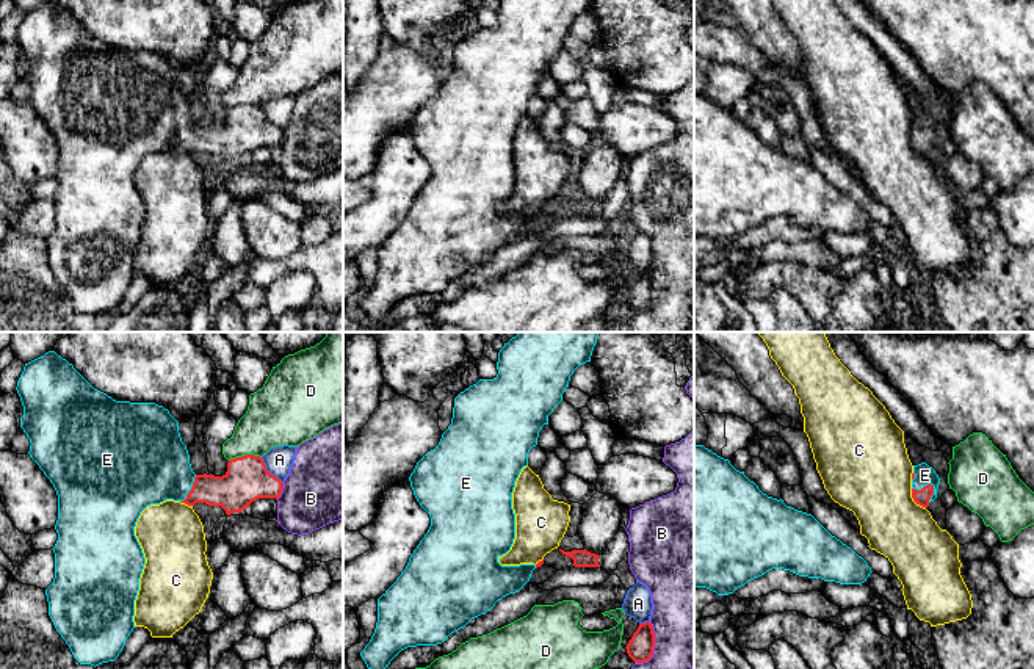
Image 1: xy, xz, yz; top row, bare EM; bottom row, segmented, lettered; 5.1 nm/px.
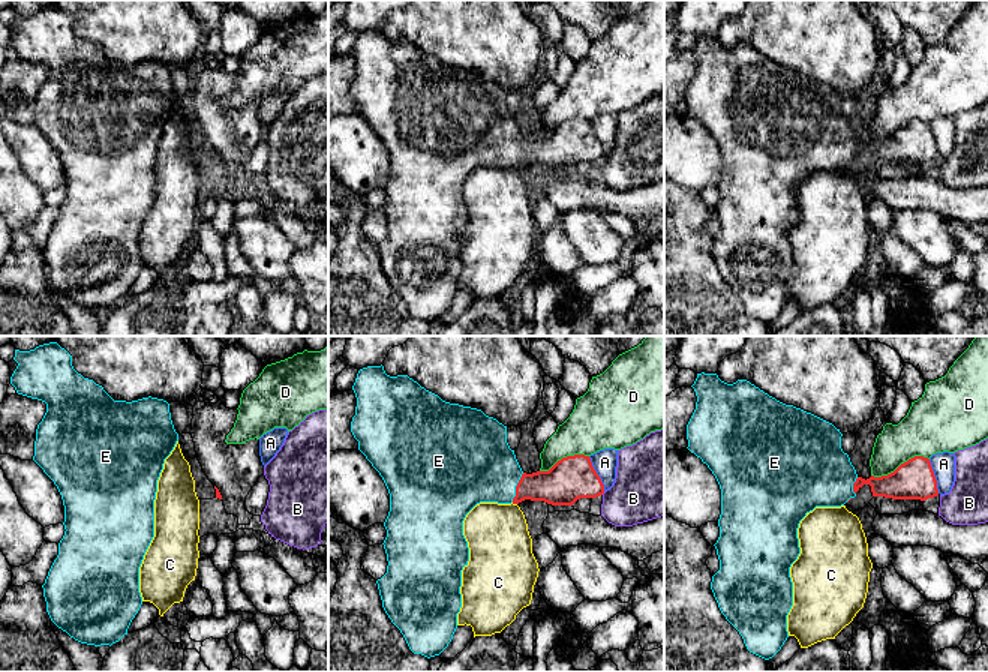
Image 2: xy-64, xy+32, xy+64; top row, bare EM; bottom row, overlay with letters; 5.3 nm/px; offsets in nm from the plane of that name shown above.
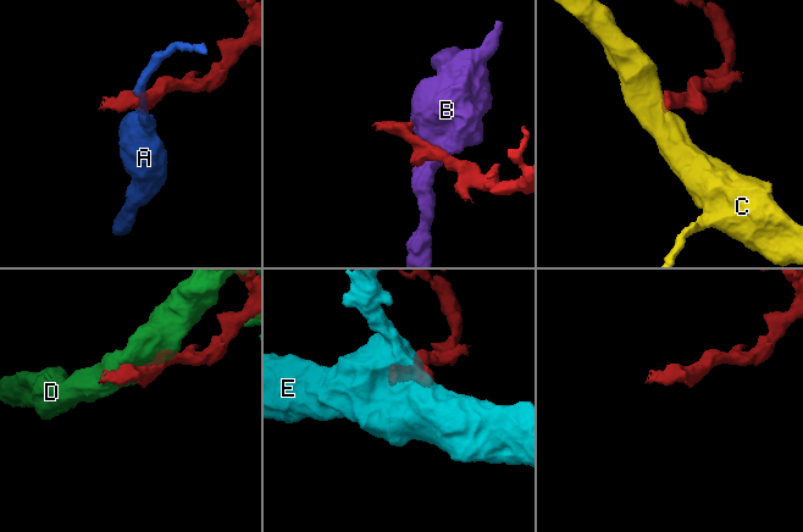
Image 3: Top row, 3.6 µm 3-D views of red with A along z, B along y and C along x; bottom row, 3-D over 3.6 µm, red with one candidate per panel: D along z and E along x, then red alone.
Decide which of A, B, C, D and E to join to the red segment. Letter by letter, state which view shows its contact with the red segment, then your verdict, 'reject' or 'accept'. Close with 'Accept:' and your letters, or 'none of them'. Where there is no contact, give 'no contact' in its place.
A: xy | reject
B: xz | reject
C: yz | reject
D: xy | reject
E: yz | accept
Accept: E

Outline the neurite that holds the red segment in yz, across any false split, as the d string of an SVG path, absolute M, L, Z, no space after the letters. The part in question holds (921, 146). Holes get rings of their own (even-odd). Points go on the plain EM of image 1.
M926 111L913 114L912 147L916 154L927 157L937 147L940 127Z

